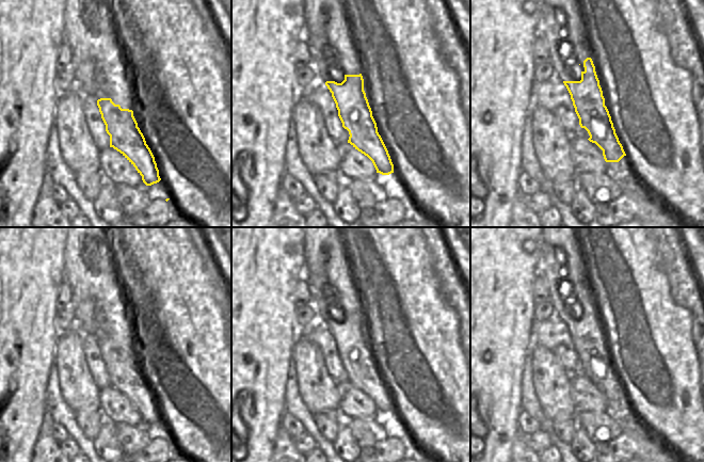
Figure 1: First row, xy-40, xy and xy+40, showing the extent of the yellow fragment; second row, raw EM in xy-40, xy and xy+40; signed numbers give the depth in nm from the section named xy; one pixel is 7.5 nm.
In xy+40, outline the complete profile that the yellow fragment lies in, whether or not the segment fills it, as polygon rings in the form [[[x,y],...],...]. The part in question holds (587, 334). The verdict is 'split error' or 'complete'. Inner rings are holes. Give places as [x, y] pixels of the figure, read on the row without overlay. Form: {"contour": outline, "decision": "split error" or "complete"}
{"contour": [[[541,238],[541,255],[537,264],[537,277],[542,277],[554,308],[554,318],[561,319],[566,325],[579,364],[585,367],[590,381],[602,389],[606,401],[619,401],[626,395],[615,372],[613,362],[599,324],[595,305],[591,297],[583,300],[585,309],[570,288],[564,288],[564,299],[558,293],[558,284],[566,275],[564,253]]], "decision": "split error"}

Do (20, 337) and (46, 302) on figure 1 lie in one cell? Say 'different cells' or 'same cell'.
same cell

